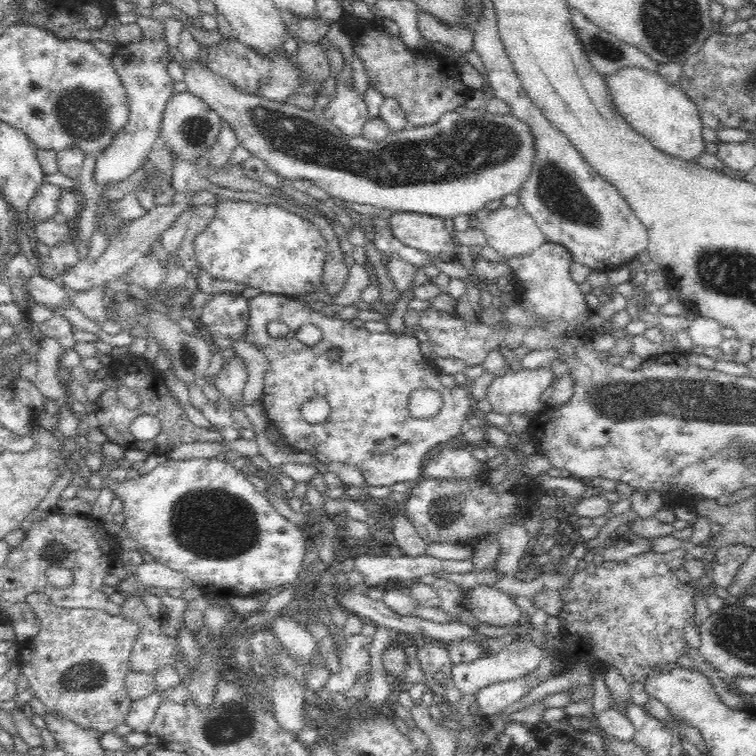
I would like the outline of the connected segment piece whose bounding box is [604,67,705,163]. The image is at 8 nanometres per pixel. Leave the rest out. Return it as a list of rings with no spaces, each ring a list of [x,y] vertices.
[[[624,67],[618,69],[614,74],[604,75],[604,81],[608,85],[608,93],[610,93],[612,103],[614,103],[620,116],[630,125],[630,128],[645,136],[658,150],[668,156],[690,163],[696,163],[700,154],[705,152],[705,141],[702,138],[702,128],[704,126],[699,109],[682,90],[668,84],[660,73],[650,71],[647,68]]]

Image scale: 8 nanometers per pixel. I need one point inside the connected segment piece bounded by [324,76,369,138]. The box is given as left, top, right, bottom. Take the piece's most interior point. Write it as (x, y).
(348, 111)

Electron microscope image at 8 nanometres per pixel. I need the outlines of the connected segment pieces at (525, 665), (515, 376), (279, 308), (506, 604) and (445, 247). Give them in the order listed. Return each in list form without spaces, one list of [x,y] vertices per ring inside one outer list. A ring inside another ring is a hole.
[[[519,636],[514,639],[511,644],[505,645],[497,654],[486,656],[464,664],[455,664],[451,670],[451,680],[462,694],[474,694],[495,682],[502,682],[507,680],[514,680],[536,671],[539,667],[540,661],[543,659],[541,649],[536,647],[532,640],[526,638],[527,636]]]
[[[541,365],[538,369],[508,370],[492,380],[485,399],[492,405],[493,412],[506,416],[516,412],[531,418],[542,412],[540,396],[552,378],[551,369]]]
[[[266,293],[249,300],[248,332],[245,332],[245,337],[269,362],[262,398],[269,424],[276,428],[290,450],[307,453],[324,464],[339,462],[352,465],[362,473],[365,483],[370,487],[388,487],[402,482],[412,485],[419,482],[423,478],[423,468],[426,464],[424,457],[430,458],[434,450],[444,448],[444,445],[449,445],[452,440],[463,439],[464,434],[470,430],[468,416],[472,413],[478,414],[470,390],[465,386],[449,389],[440,383],[439,370],[431,360],[424,358],[420,353],[419,341],[414,333],[402,335],[370,332],[364,327],[356,328],[350,320],[326,317],[320,313],[320,309],[309,308],[308,303],[284,295]],[[276,320],[288,326],[288,334],[282,338],[272,337],[266,329],[270,322]],[[304,324],[315,324],[322,332],[321,340],[314,346],[305,345],[296,339],[296,331]],[[332,350],[339,352],[337,361],[332,361],[328,355]],[[418,389],[437,390],[443,398],[443,405],[438,414],[428,420],[414,418],[409,411],[410,393]],[[316,397],[328,401],[328,420],[321,424],[309,424],[304,421],[300,408],[306,401]]]
[[[485,585],[472,587],[469,590],[465,608],[470,610],[472,616],[474,616],[478,622],[485,622],[488,626],[510,626],[512,624],[518,624],[525,619],[522,608],[515,603],[515,600],[513,600],[509,594],[494,589],[494,586],[491,588]]]
[[[404,211],[391,214],[388,221],[394,239],[428,254],[432,261],[448,262],[456,257],[456,242],[443,219]]]

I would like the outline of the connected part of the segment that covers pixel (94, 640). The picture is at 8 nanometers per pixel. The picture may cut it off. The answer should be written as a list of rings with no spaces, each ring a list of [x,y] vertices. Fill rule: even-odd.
[[[30,593],[25,601],[40,619],[41,625],[36,636],[28,642],[30,653],[20,668],[34,697],[44,703],[47,713],[56,714],[84,729],[94,729],[101,734],[125,724],[133,701],[127,695],[125,678],[131,648],[140,632],[138,625],[120,613],[111,615],[87,608],[60,608],[52,604],[44,593]]]

